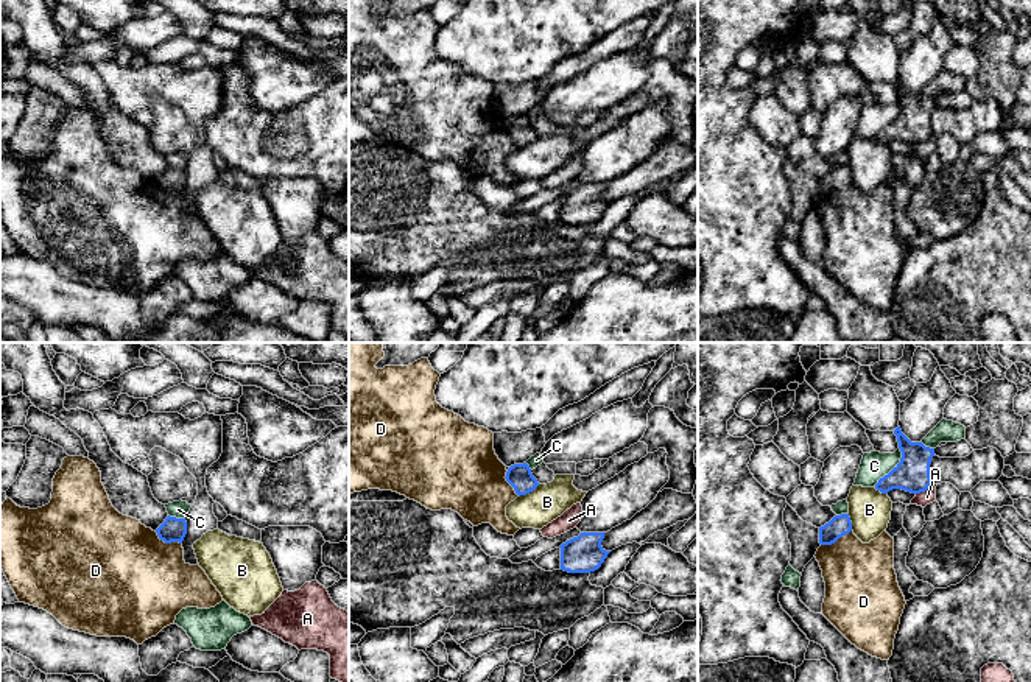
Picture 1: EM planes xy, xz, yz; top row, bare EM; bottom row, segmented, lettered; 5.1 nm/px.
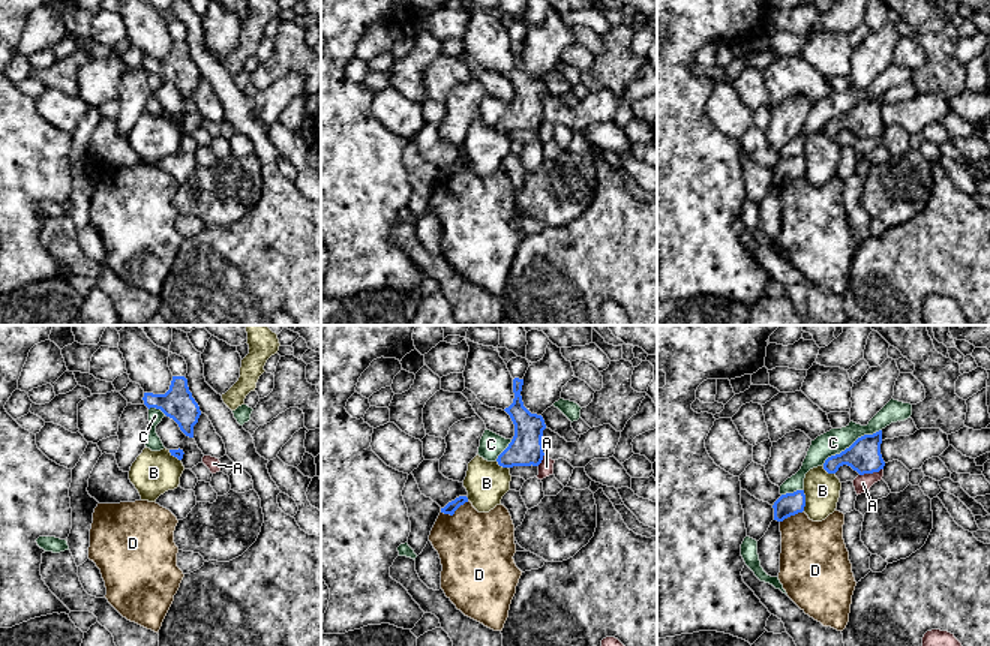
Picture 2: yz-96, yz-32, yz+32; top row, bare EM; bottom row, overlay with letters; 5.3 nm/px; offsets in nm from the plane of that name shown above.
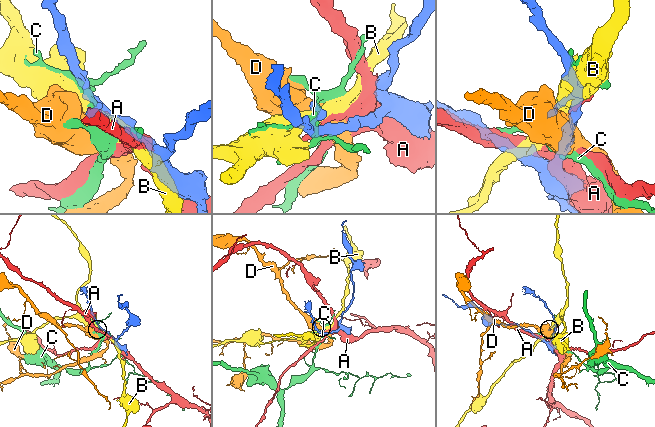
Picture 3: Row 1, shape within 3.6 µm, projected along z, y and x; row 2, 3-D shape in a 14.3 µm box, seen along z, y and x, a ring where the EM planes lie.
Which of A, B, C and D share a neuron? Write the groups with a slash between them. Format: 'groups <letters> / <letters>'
groups A / B / C / D

